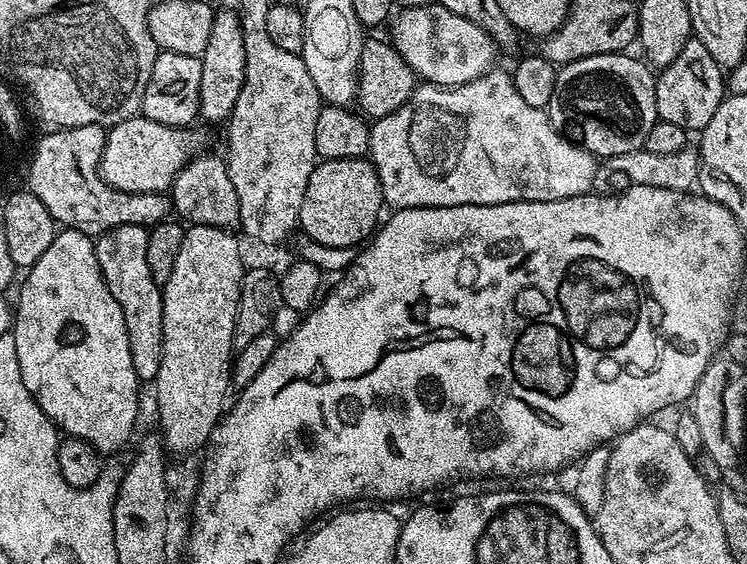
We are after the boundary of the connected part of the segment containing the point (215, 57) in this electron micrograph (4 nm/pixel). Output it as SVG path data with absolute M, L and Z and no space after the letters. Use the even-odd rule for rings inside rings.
M235 7L215 9L215 16L210 26L210 42L206 42L204 55L200 57L202 62L202 86L200 87L200 115L203 120L227 121L232 115L234 106L238 102L238 94L242 94L242 82L246 74L246 42L244 31L240 25L240 13Z

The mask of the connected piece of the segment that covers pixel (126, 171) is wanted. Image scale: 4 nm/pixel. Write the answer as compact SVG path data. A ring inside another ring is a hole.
M143 114L111 125L100 155L100 176L112 188L123 192L167 193L176 175L201 151L200 136L191 127L171 128Z

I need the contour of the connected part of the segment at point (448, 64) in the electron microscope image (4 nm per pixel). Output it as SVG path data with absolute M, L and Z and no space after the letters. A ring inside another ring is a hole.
M429 2L426 6L418 6L417 8L400 8L395 16L391 21L393 24L390 43L398 54L402 54L404 61L416 71L416 75L421 81L454 88L457 84L476 80L477 77L483 76L493 67L492 59L498 55L496 43L489 38L486 30L474 26L474 22L462 18L462 14L454 14L450 10L446 10L438 2Z

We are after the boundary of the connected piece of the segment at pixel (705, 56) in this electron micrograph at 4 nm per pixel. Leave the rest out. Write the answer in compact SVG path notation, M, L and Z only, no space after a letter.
M695 38L682 46L682 51L670 66L662 69L656 76L656 114L666 122L674 122L674 126L682 126L685 130L703 130L714 118L714 110L726 99L726 76L718 62L714 62L714 54L702 46Z

